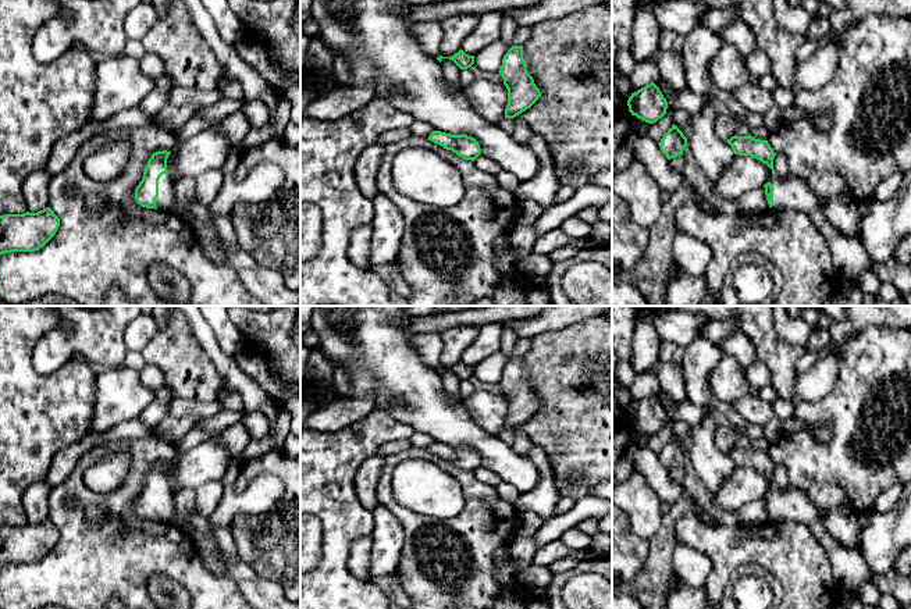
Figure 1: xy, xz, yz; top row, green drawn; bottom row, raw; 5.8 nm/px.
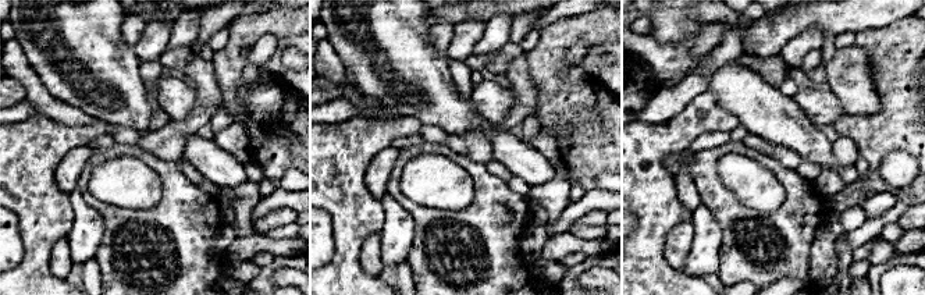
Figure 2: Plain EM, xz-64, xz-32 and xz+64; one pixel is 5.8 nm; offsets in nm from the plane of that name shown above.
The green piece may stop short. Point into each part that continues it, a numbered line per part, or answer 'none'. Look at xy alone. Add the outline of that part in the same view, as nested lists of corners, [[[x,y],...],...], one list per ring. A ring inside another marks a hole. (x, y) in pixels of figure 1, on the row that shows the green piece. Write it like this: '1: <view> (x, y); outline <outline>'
1: xy (166, 187); outline [[[163,174],[159,179],[159,197],[156,202],[157,210],[171,211],[174,202],[174,182],[170,174]]]

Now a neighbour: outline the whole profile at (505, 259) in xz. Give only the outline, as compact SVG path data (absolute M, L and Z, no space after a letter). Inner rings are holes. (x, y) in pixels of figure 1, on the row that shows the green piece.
M510 231L502 234L497 239L495 253L497 253L497 256L494 259L494 266L499 271L509 271L510 268L513 268L517 264L519 257L516 256L516 252L510 245Z

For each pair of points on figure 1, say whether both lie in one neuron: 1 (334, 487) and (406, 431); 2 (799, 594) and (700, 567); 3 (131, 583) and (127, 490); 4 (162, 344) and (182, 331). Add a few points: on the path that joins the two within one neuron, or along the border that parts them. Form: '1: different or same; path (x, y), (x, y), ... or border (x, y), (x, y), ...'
1: same; path (342, 466), (377, 431), (385, 431)
2: different; border (687, 545), (703, 552), (710, 559), (712, 567)
3: same; path (131, 559), (131, 526), (127, 522), (127, 513)
4: same; path (167, 344), (177, 337)

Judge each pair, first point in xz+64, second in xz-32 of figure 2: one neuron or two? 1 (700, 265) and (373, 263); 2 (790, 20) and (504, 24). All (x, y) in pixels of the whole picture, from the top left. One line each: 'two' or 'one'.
1: two
2: two

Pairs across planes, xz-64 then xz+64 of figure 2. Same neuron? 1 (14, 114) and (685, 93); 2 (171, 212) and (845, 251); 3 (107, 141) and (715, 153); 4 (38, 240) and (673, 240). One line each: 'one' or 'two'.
1: one
2: two
3: two
4: two

